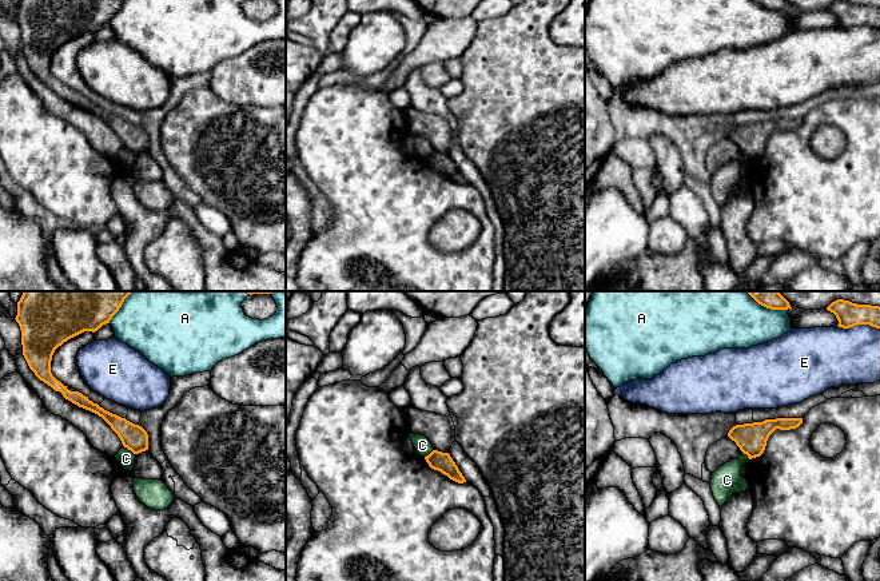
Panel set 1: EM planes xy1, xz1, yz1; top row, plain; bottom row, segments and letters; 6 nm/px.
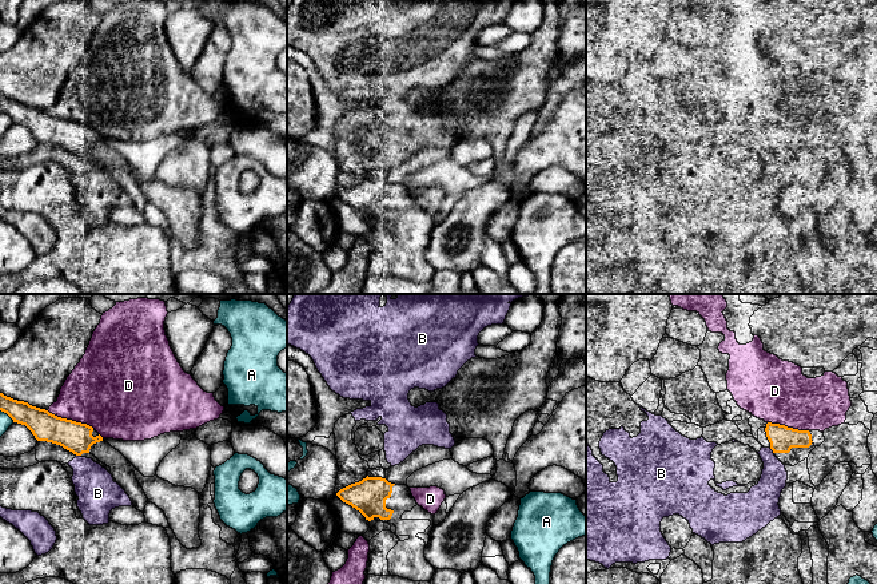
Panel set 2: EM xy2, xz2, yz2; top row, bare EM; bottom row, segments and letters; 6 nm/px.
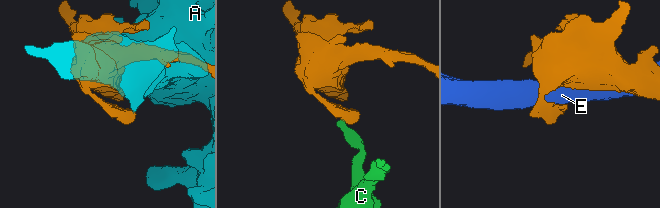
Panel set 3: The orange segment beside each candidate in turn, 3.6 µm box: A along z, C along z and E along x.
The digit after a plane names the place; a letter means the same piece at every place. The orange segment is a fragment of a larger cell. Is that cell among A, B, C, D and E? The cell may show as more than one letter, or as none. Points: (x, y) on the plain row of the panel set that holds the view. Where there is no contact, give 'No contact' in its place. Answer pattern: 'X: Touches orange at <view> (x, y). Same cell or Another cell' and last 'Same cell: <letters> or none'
A: Touches orange at yz1 (771, 10). Another cell
B: Touches orange at yz2 (772, 150). Another cell
C: Touches orange at xy1 (130, 150). Another cell
D: Touches orange at xy2 (71, 120). Another cell
E: Touches orange at yz1 (859, 24). Another cell
Same cell: none

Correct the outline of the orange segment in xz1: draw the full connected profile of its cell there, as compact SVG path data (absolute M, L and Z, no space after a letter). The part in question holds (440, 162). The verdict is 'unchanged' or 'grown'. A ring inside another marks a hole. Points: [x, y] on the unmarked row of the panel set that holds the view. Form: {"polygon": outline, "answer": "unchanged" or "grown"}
{"polygon": "M433 151L429 156L425 158L425 160L431 170L441 172L450 180L458 184L466 183L465 178L459 172L458 167L455 166L449 154Z", "answer": "unchanged"}

